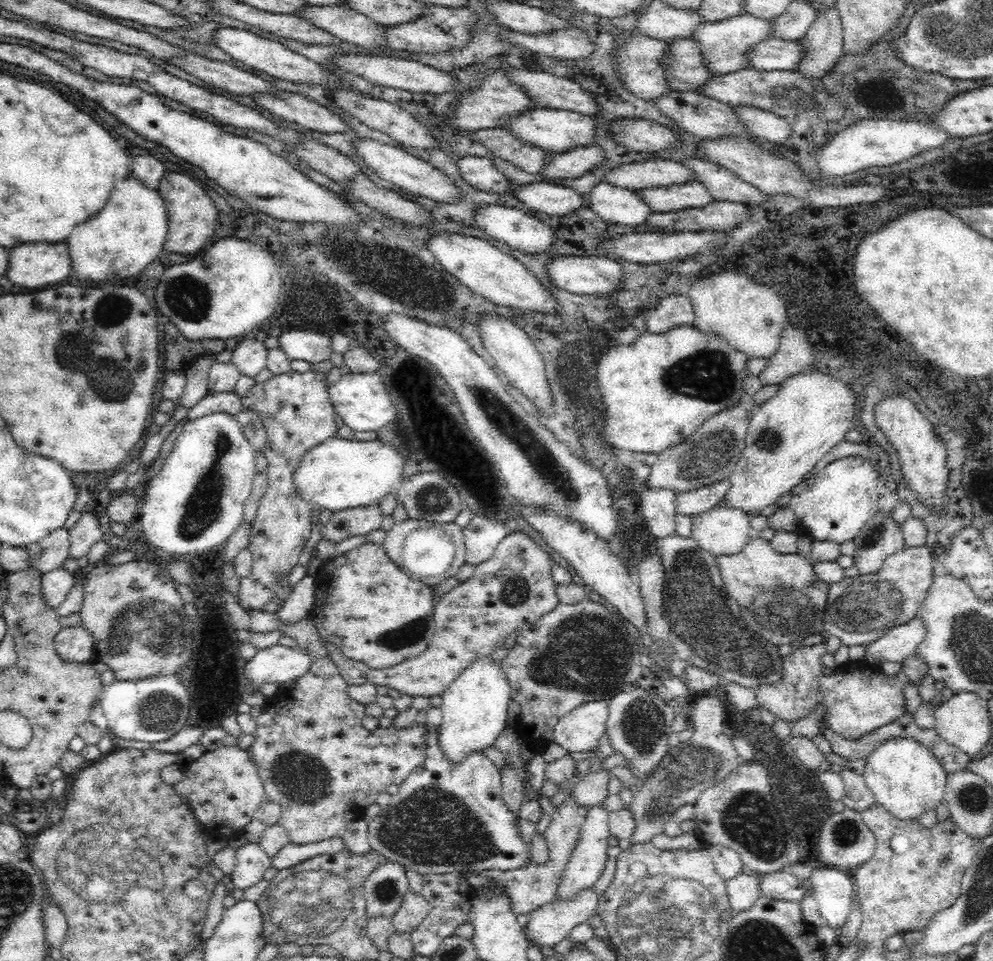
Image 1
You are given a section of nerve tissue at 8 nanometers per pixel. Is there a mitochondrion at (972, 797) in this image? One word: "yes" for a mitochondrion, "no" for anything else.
yes

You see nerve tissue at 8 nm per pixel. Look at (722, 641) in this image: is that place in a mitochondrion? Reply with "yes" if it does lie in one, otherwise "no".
yes

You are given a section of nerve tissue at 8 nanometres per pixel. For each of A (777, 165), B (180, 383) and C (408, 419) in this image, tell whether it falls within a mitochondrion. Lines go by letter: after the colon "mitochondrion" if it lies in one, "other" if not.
A: other
B: other
C: other

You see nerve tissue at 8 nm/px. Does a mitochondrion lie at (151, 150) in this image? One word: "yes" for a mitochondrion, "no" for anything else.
no

